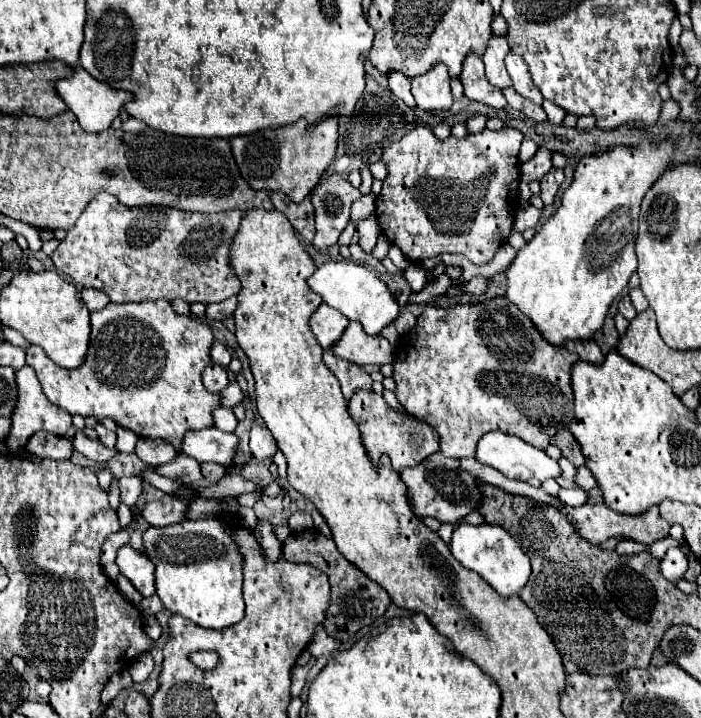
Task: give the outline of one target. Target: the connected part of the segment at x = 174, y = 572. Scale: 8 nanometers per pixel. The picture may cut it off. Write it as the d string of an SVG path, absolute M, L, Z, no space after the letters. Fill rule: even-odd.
M223 517L215 519L199 519L199 521L183 521L179 525L169 527L151 527L143 535L145 553L155 563L155 587L161 597L165 609L171 613L183 615L197 625L223 629L241 621L245 611L243 603L243 553L233 539L233 529L223 521Z

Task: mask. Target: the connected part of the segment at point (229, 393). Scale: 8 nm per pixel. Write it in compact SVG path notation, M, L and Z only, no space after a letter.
M231 381L227 385L227 389L223 389L223 393L219 393L219 395L223 397L223 407L225 408L232 408L233 405L239 405L241 397L244 397L241 389L239 389L239 383L235 383L235 381Z

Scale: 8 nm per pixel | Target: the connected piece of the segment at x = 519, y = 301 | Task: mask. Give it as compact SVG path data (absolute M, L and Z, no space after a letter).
M641 141L635 147L617 145L599 157L585 157L575 173L571 185L561 195L561 205L535 233L535 237L517 251L507 271L507 293L505 297L515 303L547 337L549 343L563 345L565 339L591 339L601 329L609 305L627 287L629 277L637 271L635 241L639 229L639 209L649 187L665 173L671 165L671 153L675 153L675 141Z

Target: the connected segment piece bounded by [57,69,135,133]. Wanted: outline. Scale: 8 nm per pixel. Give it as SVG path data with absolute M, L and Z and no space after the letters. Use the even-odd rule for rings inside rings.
M75 69L75 73L71 77L57 81L57 93L67 103L67 107L75 113L75 117L79 119L79 125L89 133L99 133L107 127L111 127L113 119L119 117L119 111L123 109L123 105L135 99L133 93L111 89L105 83L99 83L95 77L91 77L83 69Z

